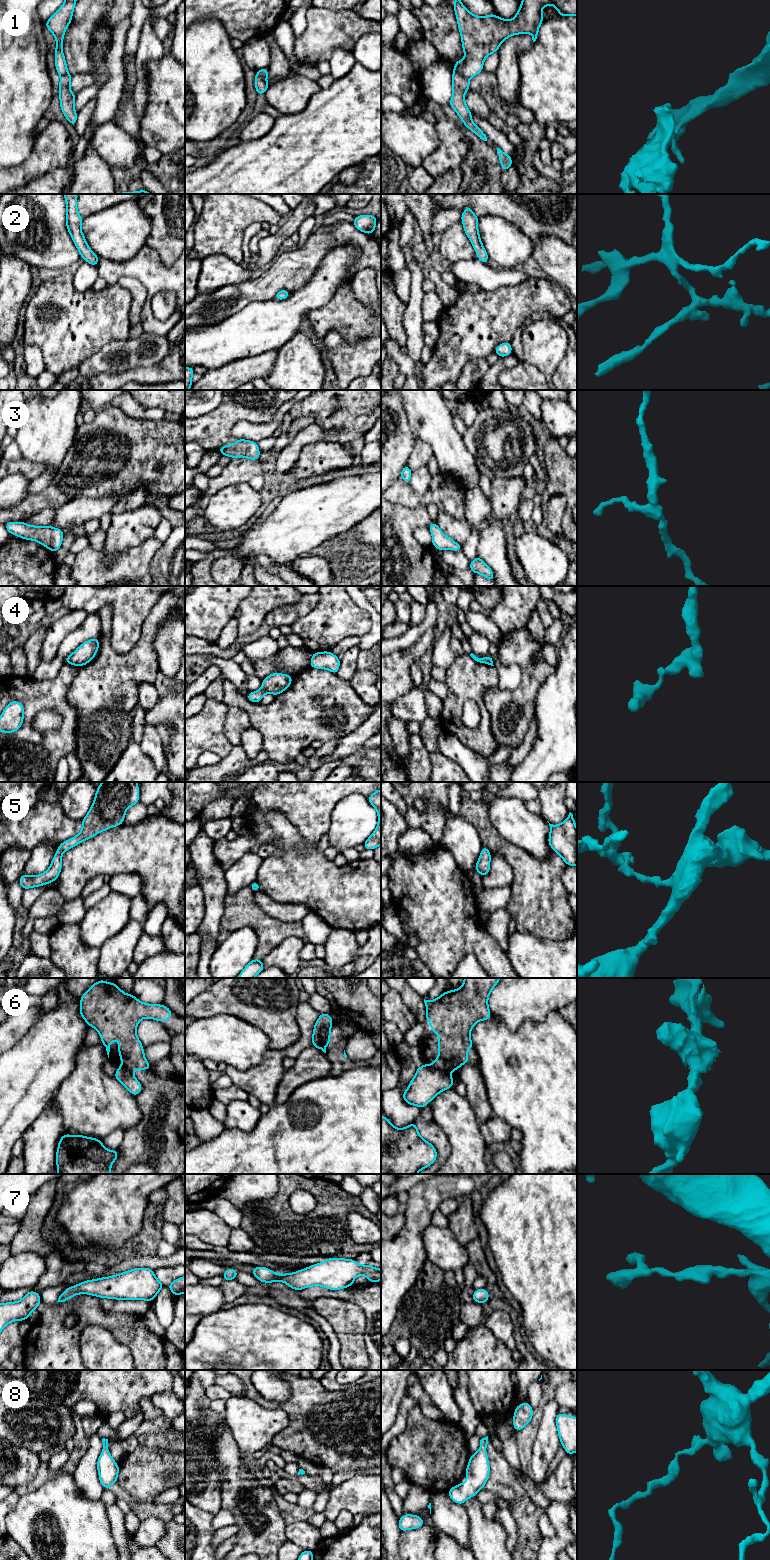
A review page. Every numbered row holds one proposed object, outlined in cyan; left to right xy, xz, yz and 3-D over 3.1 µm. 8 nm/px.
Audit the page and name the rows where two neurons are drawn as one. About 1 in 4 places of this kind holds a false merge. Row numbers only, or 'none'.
1, 6

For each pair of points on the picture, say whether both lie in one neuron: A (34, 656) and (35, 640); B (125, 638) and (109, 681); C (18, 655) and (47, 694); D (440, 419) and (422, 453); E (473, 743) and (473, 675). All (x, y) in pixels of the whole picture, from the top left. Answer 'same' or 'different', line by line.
A: same
B: different
C: different
D: different
E: same

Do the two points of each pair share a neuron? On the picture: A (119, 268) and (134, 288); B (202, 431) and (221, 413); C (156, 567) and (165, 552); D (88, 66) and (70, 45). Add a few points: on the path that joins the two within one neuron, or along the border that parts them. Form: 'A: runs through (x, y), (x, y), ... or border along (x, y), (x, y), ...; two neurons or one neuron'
A: border along (117, 281), (122, 277), (134, 277), (145, 289); two neurons
B: runs through (207, 429), (218, 418); one neuron
C: runs through (160, 563), (164, 556); one neuron
D: runs through (83, 61), (75, 50); one neuron

